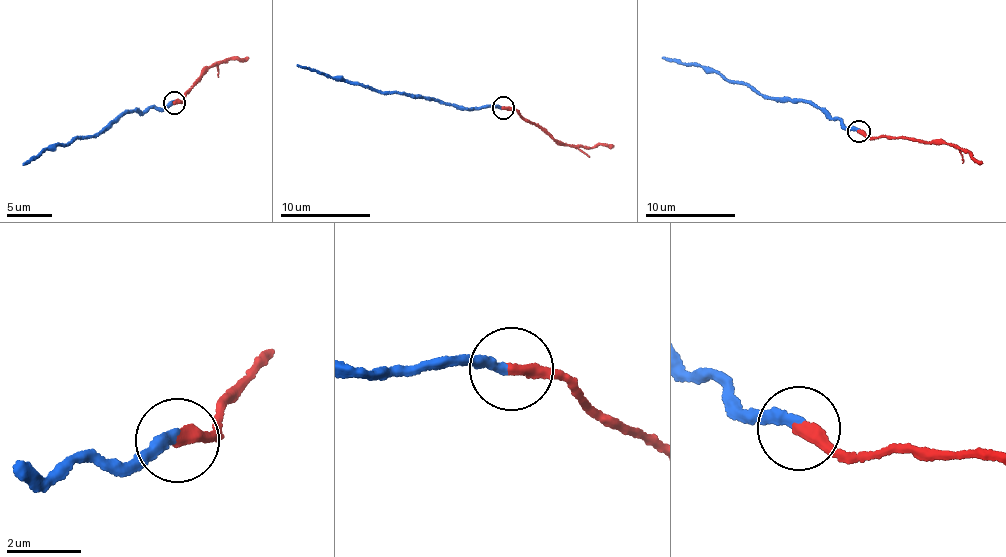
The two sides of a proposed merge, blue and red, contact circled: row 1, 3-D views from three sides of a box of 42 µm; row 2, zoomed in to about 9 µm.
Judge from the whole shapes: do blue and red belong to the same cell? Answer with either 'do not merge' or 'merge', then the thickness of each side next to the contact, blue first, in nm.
do not merge | 320/340 nm

